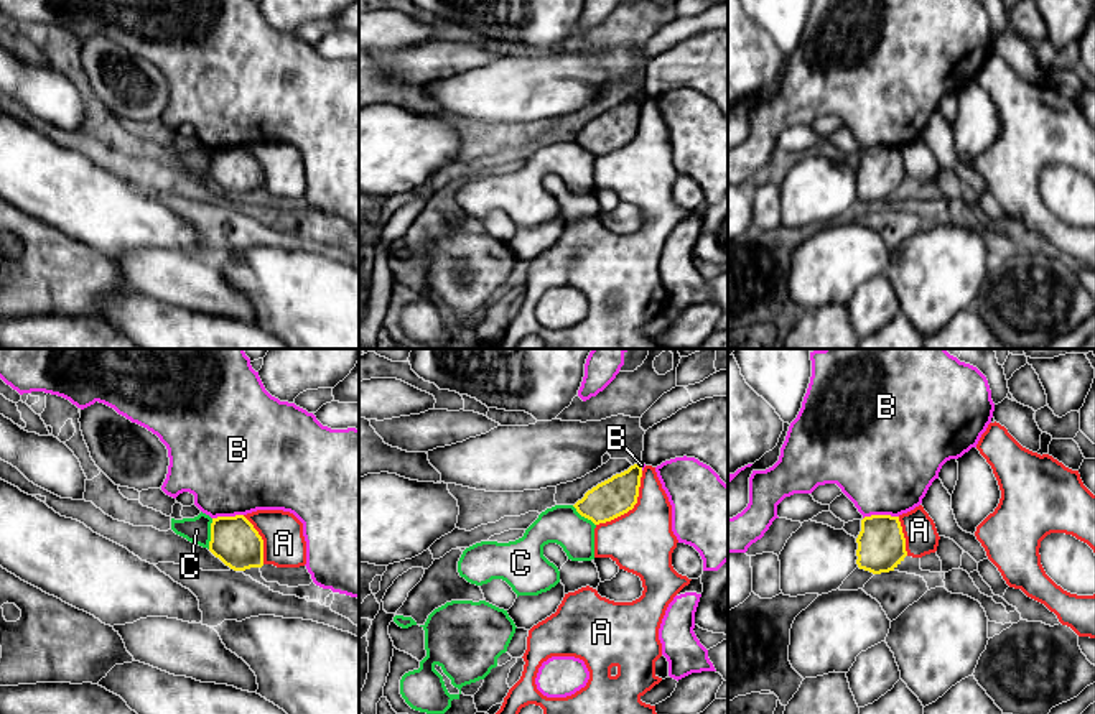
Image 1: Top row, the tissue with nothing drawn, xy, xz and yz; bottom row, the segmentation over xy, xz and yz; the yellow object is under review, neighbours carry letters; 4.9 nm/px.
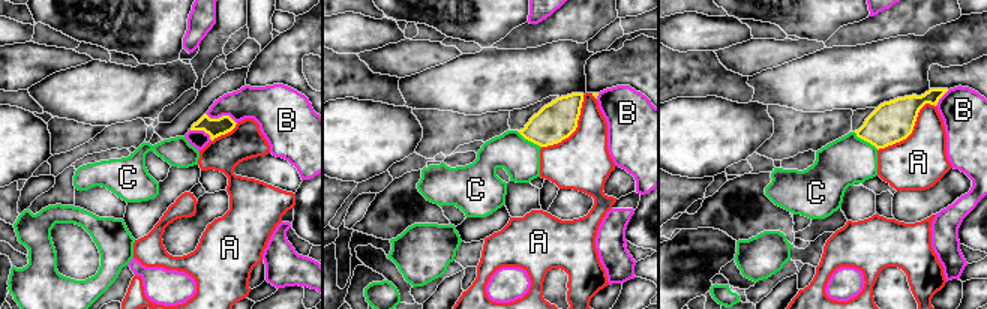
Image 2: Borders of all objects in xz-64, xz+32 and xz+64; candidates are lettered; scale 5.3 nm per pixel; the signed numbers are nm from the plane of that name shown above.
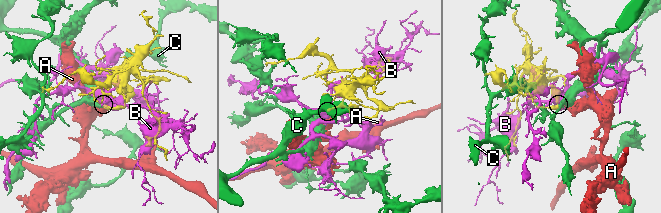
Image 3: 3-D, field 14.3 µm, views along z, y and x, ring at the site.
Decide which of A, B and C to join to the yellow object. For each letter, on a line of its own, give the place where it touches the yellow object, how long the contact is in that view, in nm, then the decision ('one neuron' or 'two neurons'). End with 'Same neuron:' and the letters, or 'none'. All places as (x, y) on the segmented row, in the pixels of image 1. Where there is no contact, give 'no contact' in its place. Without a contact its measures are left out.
A: contact xz (633, 507); length 360 nm; two neurons
B: contact yz (880, 515); length 180 nm; two neurons
C: contact xy (211, 533); length 150 nm; two neurons
Same neuron: none

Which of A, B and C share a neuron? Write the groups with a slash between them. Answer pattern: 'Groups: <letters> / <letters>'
Groups: A / B / C

